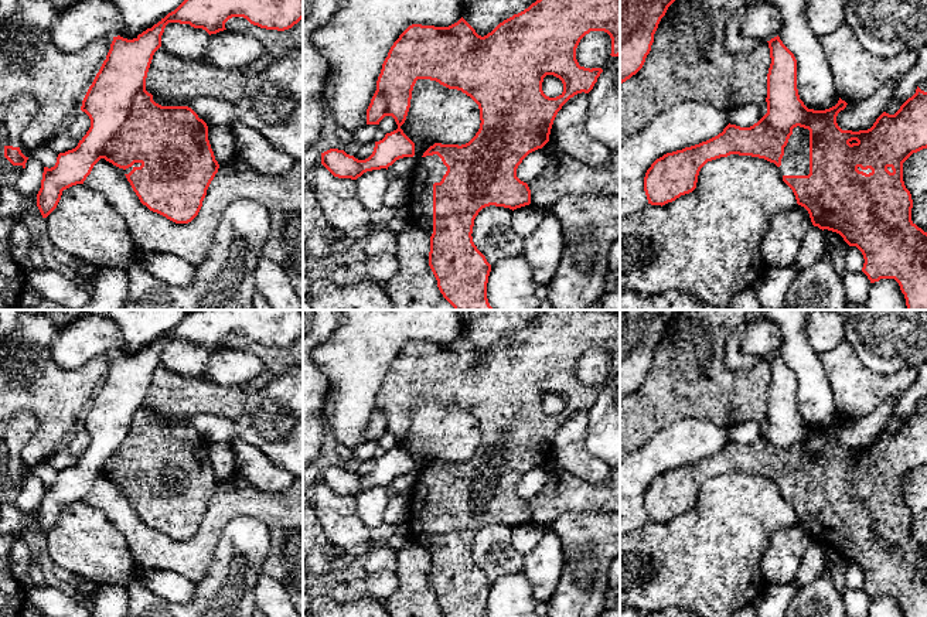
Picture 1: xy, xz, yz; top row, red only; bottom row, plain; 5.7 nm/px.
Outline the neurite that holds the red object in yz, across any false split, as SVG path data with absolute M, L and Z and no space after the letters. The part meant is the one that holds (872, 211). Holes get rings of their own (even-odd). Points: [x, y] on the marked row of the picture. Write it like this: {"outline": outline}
{"outline": "M778 35L771 38L767 42L768 42L770 58L771 58L771 64L770 64L768 74L767 74L767 98L766 98L767 113L750 127L740 127L740 126L729 123L723 129L722 133L719 133L718 136L706 142L702 142L691 147L685 147L682 150L667 153L662 157L657 158L651 164L651 167L647 170L645 177L644 177L644 191L645 191L648 204L662 207L668 202L675 201L681 195L692 192L696 188L699 171L708 161L712 161L720 157L727 157L730 154L764 158L770 163L774 163L778 167L778 171L783 175L783 181L793 190L797 204L804 207L808 211L814 226L818 226L822 231L828 229L828 231L839 233L849 246L856 246L862 252L863 259L865 259L862 272L868 276L870 283L879 282L880 279L894 279L899 283L902 293L904 294L907 310L927 310L927 232L924 232L911 221L913 200L911 200L910 191L906 188L904 181L903 181L903 163L913 153L927 149L927 92L921 91L917 86L916 93L911 98L909 98L894 115L889 115L883 112L876 119L873 126L868 130L859 130L859 132L842 130L836 123L836 116L841 110L846 108L848 103L839 98L838 103L829 109L825 109L825 110L808 109L798 95L797 59L794 54L783 44Z"}

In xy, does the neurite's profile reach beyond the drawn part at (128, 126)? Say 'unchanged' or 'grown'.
grown

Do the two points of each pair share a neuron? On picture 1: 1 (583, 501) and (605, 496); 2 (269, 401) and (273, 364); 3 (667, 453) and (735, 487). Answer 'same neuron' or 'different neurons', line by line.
1: same neuron
2: different neurons
3: different neurons

